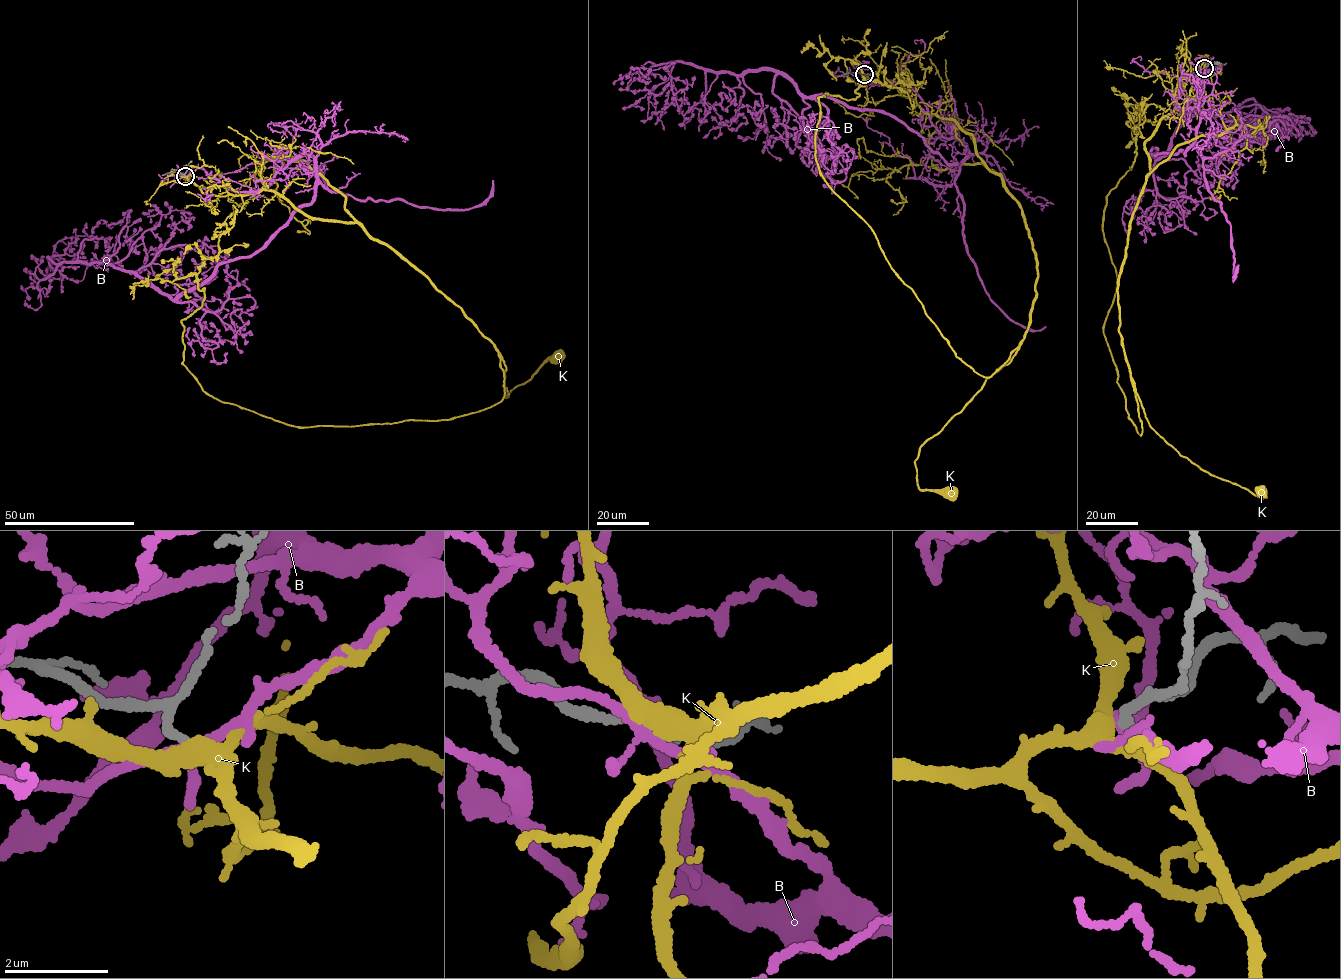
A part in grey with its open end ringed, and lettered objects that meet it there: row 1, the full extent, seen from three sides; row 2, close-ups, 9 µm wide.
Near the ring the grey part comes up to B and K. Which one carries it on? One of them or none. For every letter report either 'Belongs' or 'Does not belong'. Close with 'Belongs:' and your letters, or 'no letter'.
B: Does not belong
K: Belongs
Belongs: K

